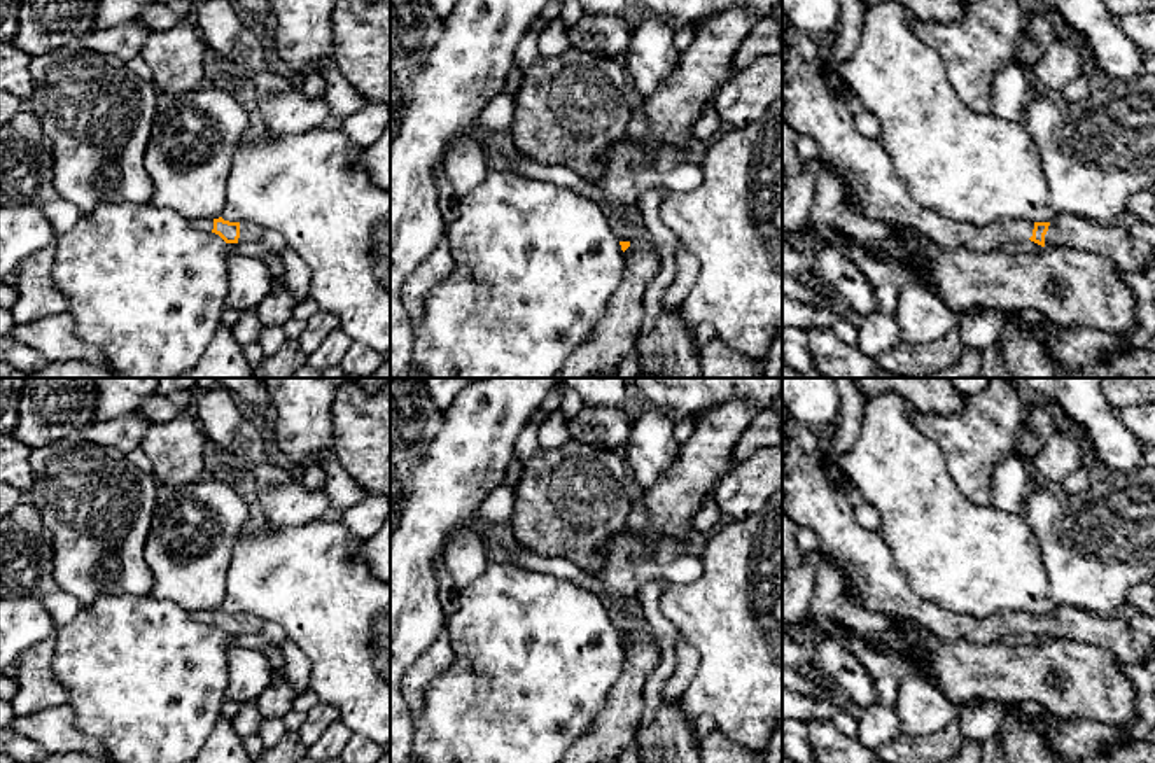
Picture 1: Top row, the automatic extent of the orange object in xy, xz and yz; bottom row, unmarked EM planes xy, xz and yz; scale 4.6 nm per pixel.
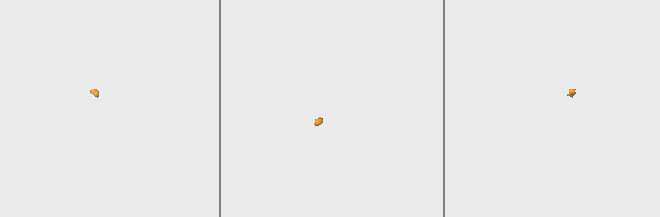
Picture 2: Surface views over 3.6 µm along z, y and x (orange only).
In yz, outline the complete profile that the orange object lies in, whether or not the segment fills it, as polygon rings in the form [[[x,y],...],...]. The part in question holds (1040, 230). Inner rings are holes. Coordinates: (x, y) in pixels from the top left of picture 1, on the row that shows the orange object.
[[[789,26],[784,40],[782,117],[798,135],[807,135],[817,144],[819,159],[840,173],[868,219],[914,229],[931,245],[943,248],[990,252],[1004,243],[1031,240],[1041,247],[1068,247],[1106,256],[1122,271],[1141,271],[1155,257],[1150,243],[1132,238],[1118,222],[1099,224],[1062,214],[1052,222],[1003,219],[973,226],[919,205],[878,138],[863,136],[854,114],[826,88],[817,38]]]

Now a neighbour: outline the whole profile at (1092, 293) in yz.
[[[931,245],[926,254],[901,262],[908,276],[919,275],[952,312],[973,306],[1003,312],[1036,308],[1045,318],[1060,326],[1096,327],[1110,334],[1127,334],[1138,327],[1139,303],[1122,278],[1122,270],[1101,254],[1068,247],[1045,247],[1040,254],[1010,256],[1003,250],[976,252]]]

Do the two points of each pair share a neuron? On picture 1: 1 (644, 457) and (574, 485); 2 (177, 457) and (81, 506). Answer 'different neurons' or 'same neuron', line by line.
1: different neurons
2: different neurons

